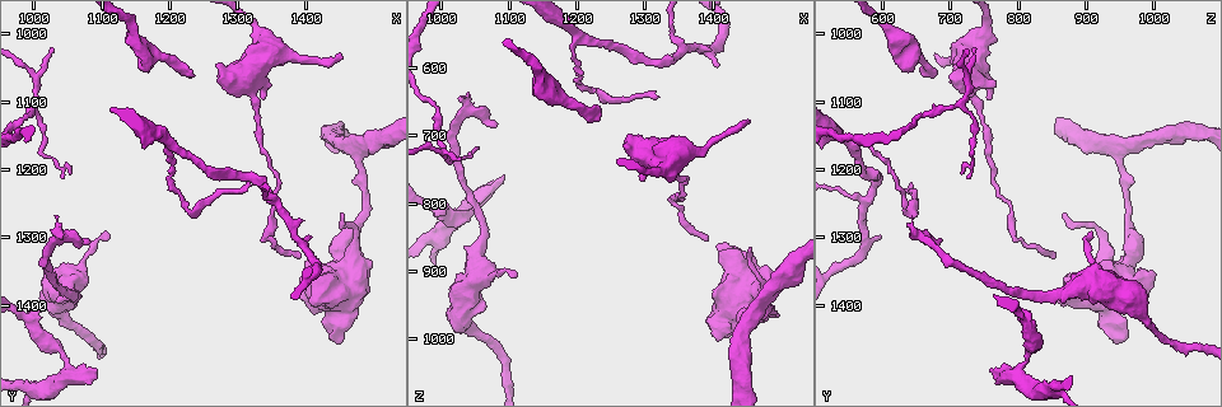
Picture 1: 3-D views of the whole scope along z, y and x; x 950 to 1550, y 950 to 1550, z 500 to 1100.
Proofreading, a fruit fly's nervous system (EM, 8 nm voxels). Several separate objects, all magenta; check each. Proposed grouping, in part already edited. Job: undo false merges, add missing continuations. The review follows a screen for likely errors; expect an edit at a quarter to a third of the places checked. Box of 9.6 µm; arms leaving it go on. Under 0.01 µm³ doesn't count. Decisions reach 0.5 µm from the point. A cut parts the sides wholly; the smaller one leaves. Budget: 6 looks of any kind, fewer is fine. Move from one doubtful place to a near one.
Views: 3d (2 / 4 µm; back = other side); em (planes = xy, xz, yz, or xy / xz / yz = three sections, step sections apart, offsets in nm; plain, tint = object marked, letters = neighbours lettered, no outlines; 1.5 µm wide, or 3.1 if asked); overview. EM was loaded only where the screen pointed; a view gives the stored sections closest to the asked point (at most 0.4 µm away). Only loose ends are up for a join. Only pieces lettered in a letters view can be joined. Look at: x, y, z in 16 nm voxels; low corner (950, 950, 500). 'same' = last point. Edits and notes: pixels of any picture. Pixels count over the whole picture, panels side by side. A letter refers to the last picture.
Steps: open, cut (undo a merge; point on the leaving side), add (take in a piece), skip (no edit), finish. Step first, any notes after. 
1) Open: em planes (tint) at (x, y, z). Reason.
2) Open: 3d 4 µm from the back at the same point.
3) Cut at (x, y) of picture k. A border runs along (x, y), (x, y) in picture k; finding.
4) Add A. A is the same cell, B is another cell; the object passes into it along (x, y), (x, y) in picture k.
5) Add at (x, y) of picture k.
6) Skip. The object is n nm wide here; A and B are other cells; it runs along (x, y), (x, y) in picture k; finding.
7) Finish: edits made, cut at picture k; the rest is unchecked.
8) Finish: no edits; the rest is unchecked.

Open: 3d 4 µm from the back at (1455, 1265, 870).

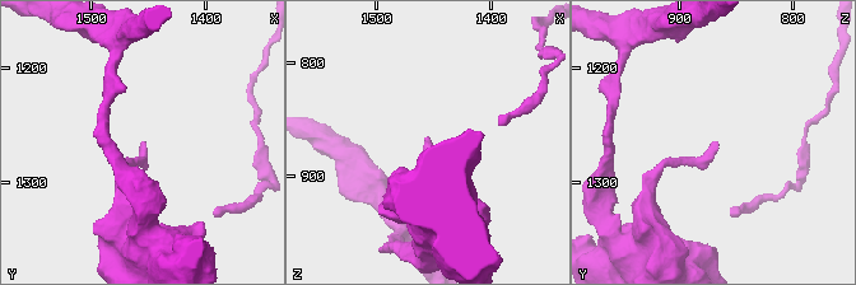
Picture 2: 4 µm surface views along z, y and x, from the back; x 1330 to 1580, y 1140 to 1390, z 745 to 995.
Open: em xy step 4 (letters) at (1454, 1264, 866). Need the tissue.

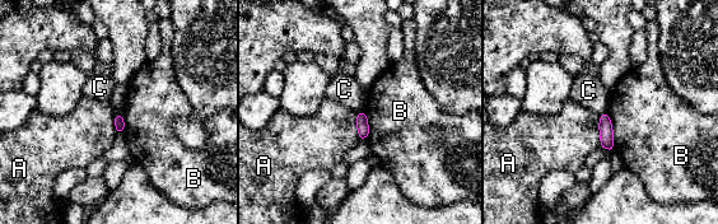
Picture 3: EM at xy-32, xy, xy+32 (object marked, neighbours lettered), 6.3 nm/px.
Skip. A, B and C are other cells; a border runs along (598, 115), (600, 146) in picture 3; none of them fits.

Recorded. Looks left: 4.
Open: 3d 4 µm at (1455, 1040, 680). Branch stops here.

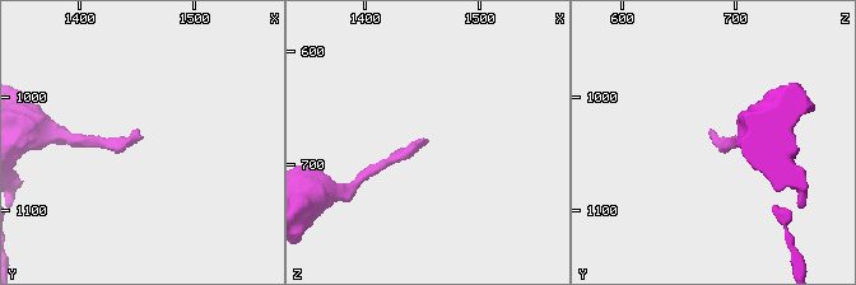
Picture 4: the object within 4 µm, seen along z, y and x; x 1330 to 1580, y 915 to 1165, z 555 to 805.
Open: em planes (plain) at (1458, 1038, 678).

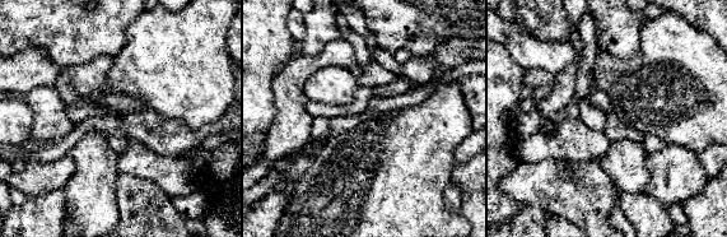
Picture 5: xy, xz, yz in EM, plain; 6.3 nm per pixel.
Open: em planes (letters) at the same point. See the neighbours.

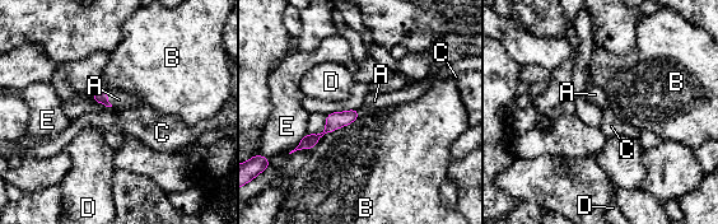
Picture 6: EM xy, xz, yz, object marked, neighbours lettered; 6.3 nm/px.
Add A. A is the same cell, B, C, D and E are other cells; the object passes into it along (101, 97), (106, 97), (119, 99) in picture 6; the neuron continues.

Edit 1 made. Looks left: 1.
Finish: edits made, add at picture 6; the rest is unchecked.

